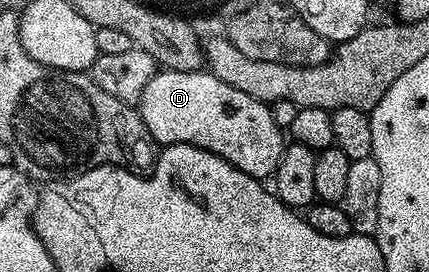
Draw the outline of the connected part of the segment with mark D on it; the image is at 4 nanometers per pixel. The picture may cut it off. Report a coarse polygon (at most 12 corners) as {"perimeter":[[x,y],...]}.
{"perimeter":[[208,71],[155,72],[140,112],[159,146],[273,178],[270,105]]}

